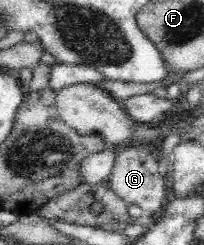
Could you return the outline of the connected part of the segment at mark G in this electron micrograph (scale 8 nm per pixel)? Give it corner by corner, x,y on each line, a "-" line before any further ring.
136,146
117,152
113,160
113,167
107,176
107,187
121,200
129,204
136,204
142,210
161,213
162,207
168,201
168,180
160,175
158,167
158,153
148,147

